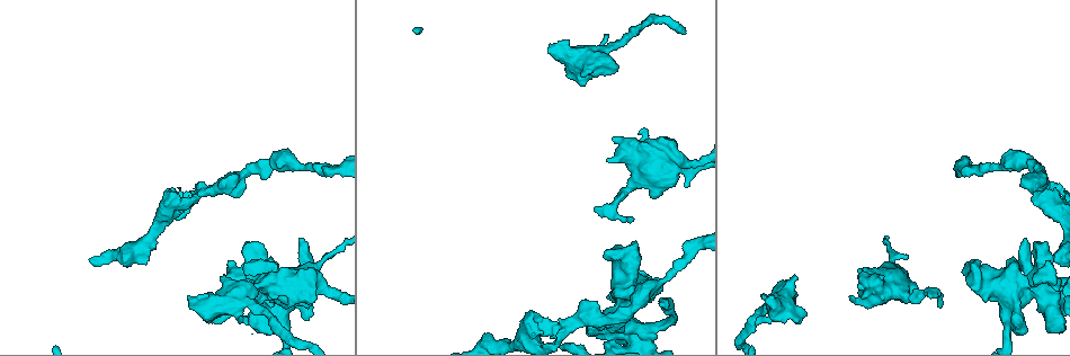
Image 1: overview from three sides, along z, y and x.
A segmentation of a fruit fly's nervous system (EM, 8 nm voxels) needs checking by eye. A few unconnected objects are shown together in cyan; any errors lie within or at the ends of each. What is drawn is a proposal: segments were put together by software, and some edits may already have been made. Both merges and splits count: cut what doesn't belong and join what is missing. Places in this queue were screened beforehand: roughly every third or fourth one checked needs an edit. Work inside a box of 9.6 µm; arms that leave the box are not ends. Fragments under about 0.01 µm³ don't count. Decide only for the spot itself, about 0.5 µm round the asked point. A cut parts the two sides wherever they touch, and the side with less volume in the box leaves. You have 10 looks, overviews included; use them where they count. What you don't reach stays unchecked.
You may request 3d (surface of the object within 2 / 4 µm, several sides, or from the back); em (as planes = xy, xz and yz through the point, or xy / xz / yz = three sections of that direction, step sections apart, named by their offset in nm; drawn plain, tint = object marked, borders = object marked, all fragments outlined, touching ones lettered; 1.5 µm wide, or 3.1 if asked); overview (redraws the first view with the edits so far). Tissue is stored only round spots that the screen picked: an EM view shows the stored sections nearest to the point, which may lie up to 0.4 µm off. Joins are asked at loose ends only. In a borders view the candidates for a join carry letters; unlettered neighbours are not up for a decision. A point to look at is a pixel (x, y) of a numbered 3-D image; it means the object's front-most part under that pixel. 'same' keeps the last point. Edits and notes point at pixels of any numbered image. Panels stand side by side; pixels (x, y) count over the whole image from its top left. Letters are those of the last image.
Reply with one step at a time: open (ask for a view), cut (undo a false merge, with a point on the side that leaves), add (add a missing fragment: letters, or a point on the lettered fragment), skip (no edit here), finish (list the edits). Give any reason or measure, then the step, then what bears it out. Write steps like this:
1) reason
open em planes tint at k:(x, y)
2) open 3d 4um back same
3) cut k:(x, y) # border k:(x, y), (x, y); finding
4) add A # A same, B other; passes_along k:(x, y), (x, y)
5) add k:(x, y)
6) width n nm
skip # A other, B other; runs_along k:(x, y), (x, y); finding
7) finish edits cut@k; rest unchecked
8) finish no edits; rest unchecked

free end
open 3d 4um at 1:(324, 257)

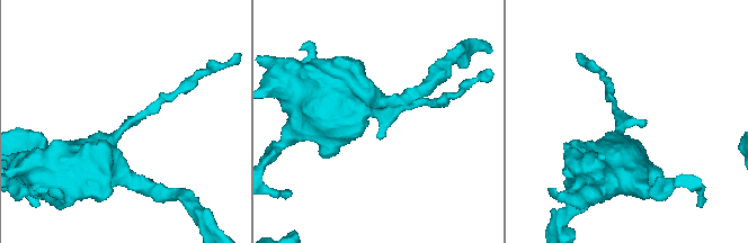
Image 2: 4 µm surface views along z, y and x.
need the tissue
open em planes plain at 2:(128, 119)

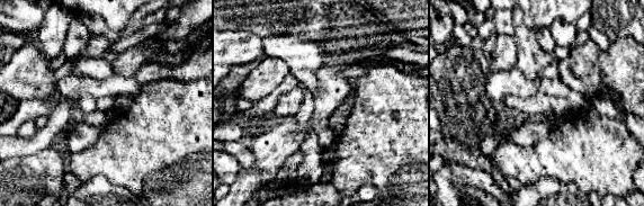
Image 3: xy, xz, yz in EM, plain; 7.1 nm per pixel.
what lies round it
open em planes borders same

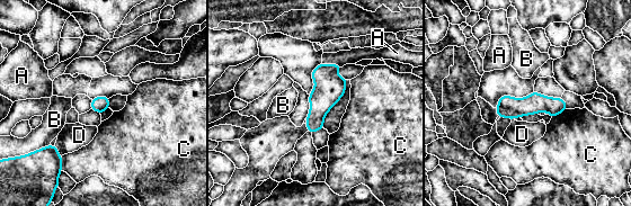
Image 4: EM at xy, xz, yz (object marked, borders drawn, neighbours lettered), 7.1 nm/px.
skip # A other, B other, C other, D other; no lettered fragment goes on from it

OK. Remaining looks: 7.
stops while still wide
open em planes borders at 1:(1038, 283)

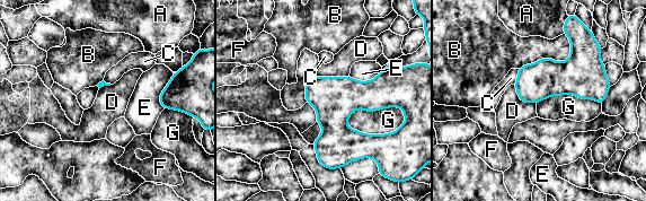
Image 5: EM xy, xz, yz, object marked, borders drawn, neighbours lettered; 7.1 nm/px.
skip # A other, B other, C other, D other, E other, F other, G other; border 5:(401, 108), (355, 110), (346, 125); no lettered fragment goes on from it

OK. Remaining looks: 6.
sharp bend
open 3d 2um at 1:(563, 328)

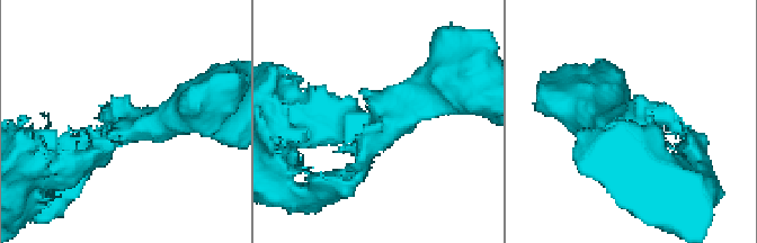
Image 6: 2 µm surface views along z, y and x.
arm_widths 340, 380 nm
open em planes borders at 6:(121, 130)

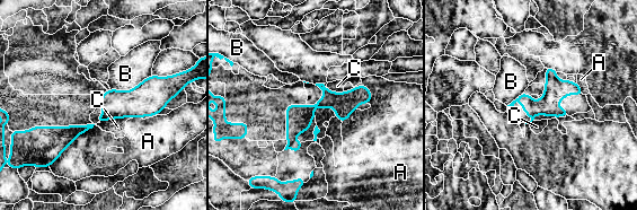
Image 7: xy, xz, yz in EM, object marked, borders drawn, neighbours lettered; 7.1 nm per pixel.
skip # A other, B other, C other; one neuron here

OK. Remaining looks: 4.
free end
open em xy step 4 borders at 1:(794, 276)

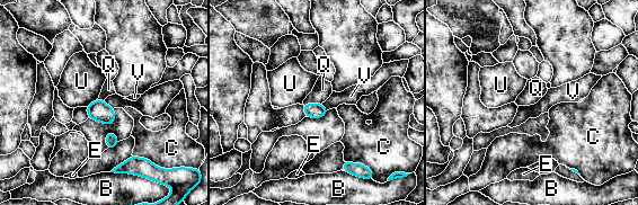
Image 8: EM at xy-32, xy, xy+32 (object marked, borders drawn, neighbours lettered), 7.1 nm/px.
open em xz step 8 borders same

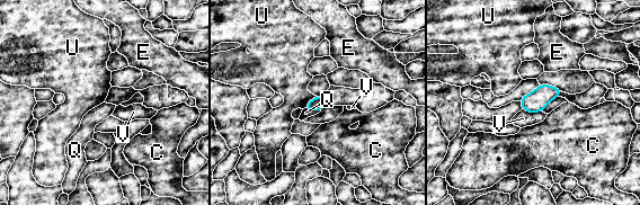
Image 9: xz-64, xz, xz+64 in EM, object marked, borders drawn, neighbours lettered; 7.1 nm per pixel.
skip # C other, E other, Q other, U other, V other; none of them fits

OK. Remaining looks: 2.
finish no edits; rest unchecked

